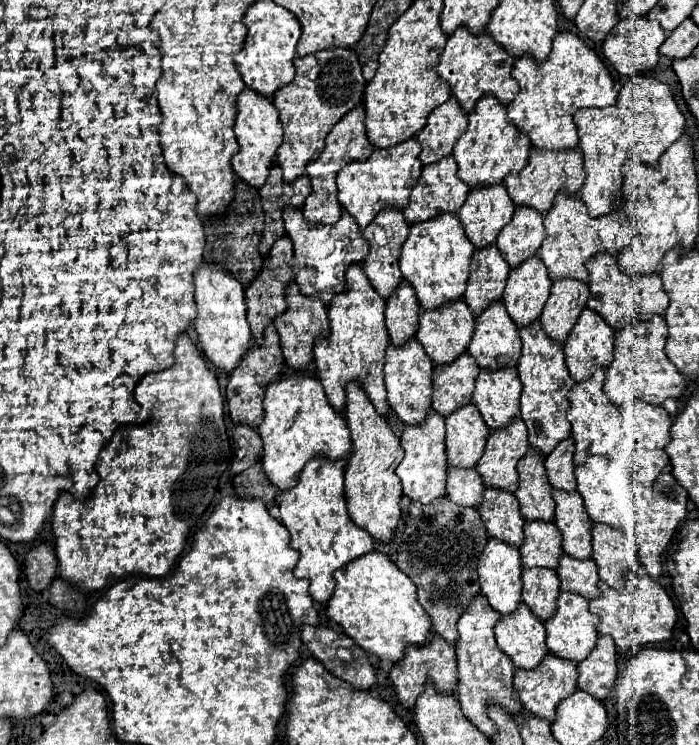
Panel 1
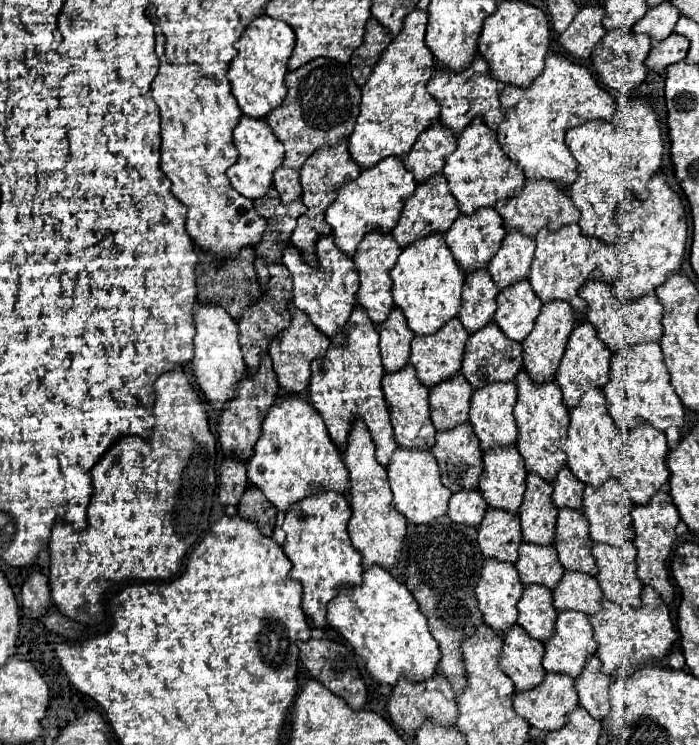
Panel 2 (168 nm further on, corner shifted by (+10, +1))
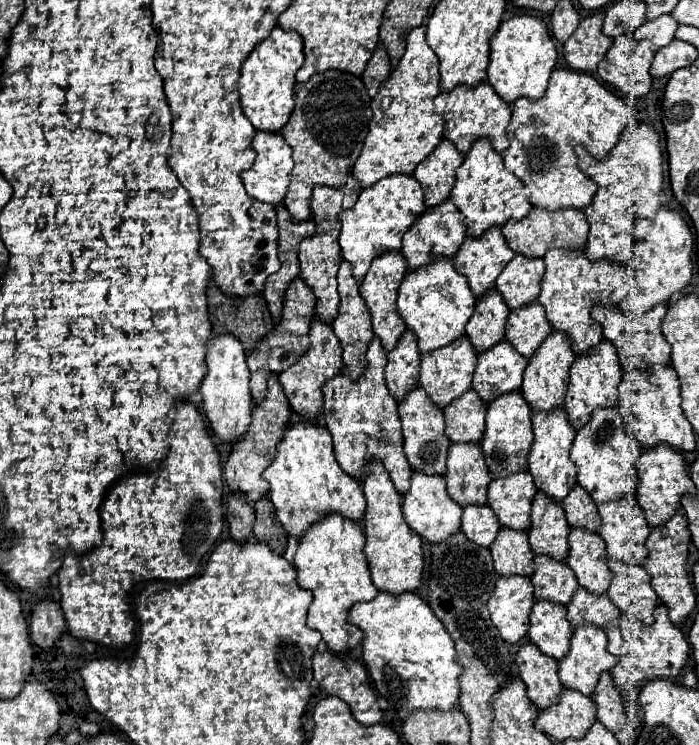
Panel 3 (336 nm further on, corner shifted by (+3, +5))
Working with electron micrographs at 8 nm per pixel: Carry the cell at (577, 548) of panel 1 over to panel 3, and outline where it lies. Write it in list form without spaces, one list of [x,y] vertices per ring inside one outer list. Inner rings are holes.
[[[571,529],[567,565],[573,569],[579,585],[591,593],[605,593],[613,579],[607,567],[605,543],[595,531]]]

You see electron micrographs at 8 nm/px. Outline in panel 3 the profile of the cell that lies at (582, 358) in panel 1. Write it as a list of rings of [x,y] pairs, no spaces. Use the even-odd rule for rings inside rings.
[[[603,339],[595,349],[589,349],[587,353],[577,355],[571,365],[571,379],[569,379],[569,387],[567,387],[567,395],[563,403],[573,427],[581,427],[583,423],[587,423],[595,407],[617,405],[619,381],[621,381],[621,367],[617,361],[615,347],[607,339]]]

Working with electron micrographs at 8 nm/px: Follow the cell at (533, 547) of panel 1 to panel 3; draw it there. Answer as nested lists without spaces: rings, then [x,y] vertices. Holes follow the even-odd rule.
[[[537,555],[533,559],[535,571],[531,575],[535,587],[535,599],[551,599],[567,605],[567,599],[579,587],[573,571],[565,561],[555,561],[549,555]]]

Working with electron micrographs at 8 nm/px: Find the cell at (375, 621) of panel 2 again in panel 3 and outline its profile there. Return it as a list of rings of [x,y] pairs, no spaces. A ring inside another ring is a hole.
[[[379,591],[377,597],[371,599],[371,601],[367,601],[367,603],[355,603],[355,605],[351,607],[351,611],[349,611],[349,621],[355,623],[355,625],[363,631],[363,643],[361,643],[361,647],[363,647],[363,661],[365,661],[365,665],[367,665],[367,669],[369,669],[369,675],[371,675],[371,679],[373,679],[373,685],[375,685],[377,693],[381,693],[381,695],[389,701],[389,705],[391,705],[393,709],[397,709],[395,713],[399,715],[401,721],[411,713],[411,709],[451,709],[451,707],[457,705],[457,697],[459,697],[459,683],[457,683],[457,677],[461,675],[461,667],[455,663],[455,645],[453,645],[453,641],[449,639],[449,633],[445,631],[443,623],[435,617],[435,613],[429,609],[429,605],[427,605],[419,595],[409,593],[409,591],[403,591],[403,593],[399,593],[399,595],[393,595],[393,593],[387,593],[387,591]]]

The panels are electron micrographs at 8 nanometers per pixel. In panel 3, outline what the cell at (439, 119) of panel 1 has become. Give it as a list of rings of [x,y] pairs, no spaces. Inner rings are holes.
[[[443,137],[441,143],[433,149],[433,153],[427,155],[417,165],[417,169],[413,171],[413,177],[421,183],[425,191],[427,207],[441,203],[443,199],[449,197],[455,183],[455,169],[461,163],[463,163],[463,155],[449,139]]]

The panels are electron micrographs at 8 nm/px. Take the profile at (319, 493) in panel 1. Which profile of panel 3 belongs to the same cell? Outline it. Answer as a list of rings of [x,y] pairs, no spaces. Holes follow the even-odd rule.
[[[323,515],[305,531],[299,539],[299,549],[295,553],[297,583],[313,593],[313,603],[309,605],[307,625],[319,629],[327,647],[335,653],[349,651],[361,643],[361,629],[347,621],[347,613],[357,601],[371,601],[377,595],[377,587],[371,581],[367,559],[363,553],[365,535],[357,521],[343,515]]]

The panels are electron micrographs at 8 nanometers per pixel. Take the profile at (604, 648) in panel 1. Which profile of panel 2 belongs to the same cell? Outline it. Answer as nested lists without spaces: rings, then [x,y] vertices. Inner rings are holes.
[[[596,655],[586,661],[582,675],[574,681],[574,687],[580,695],[580,705],[598,721],[606,719],[610,713],[610,697],[608,685],[610,677],[602,673],[602,663]]]

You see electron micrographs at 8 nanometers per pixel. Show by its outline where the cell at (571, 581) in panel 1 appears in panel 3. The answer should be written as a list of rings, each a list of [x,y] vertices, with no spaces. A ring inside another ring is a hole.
[[[579,587],[567,605],[567,619],[573,627],[577,627],[579,623],[605,627],[605,623],[617,619],[619,615],[621,611],[611,603],[607,595],[595,595],[585,587]]]

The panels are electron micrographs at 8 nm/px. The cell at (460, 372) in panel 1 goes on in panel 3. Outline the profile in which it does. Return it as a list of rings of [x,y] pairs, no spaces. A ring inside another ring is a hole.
[[[475,389],[465,391],[461,397],[443,407],[445,435],[453,443],[481,441],[485,431],[485,403],[479,399]]]

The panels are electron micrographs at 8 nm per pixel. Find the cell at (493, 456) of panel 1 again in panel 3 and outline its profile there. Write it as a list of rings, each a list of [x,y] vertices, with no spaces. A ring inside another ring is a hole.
[[[517,471],[507,477],[495,477],[489,483],[487,505],[495,511],[499,523],[511,529],[529,529],[531,501],[537,493],[529,471]]]

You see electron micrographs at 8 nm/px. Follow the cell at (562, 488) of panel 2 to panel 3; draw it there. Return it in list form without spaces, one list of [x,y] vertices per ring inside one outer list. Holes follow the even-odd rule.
[[[581,485],[571,487],[571,491],[563,499],[561,507],[565,509],[565,515],[567,515],[567,521],[569,521],[571,527],[583,527],[583,529],[589,529],[589,531],[599,529],[597,505],[593,503],[591,495]]]

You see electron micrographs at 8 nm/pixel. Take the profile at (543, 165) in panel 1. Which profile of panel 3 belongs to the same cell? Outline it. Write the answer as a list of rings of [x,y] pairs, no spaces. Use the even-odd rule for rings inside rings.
[[[531,207],[529,215],[523,219],[509,219],[507,225],[503,225],[503,235],[509,243],[509,247],[515,253],[529,255],[529,257],[543,257],[545,251],[553,245],[555,247],[573,247],[579,249],[587,241],[589,223],[585,219],[585,213],[579,209],[557,209],[557,211],[545,211],[541,207]]]

